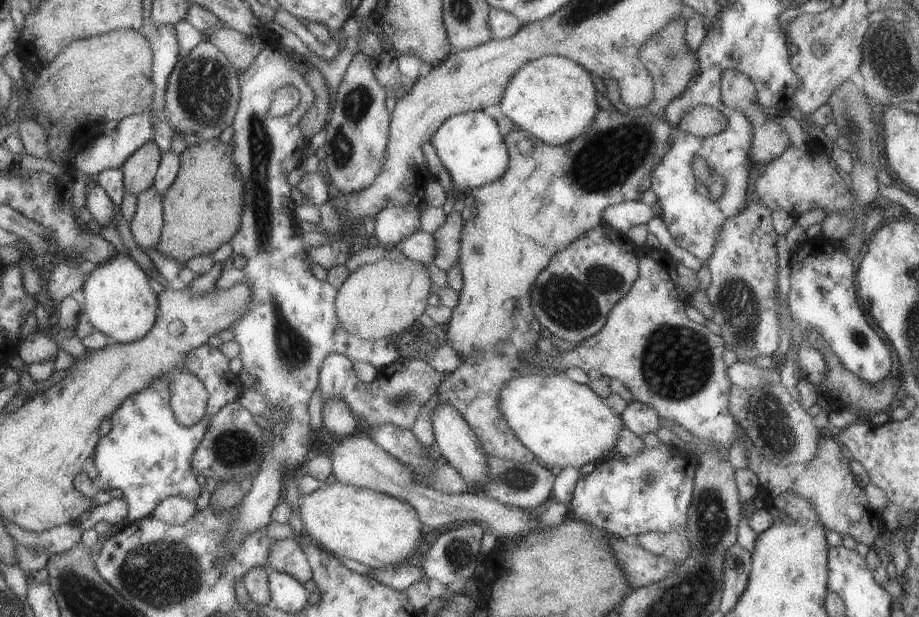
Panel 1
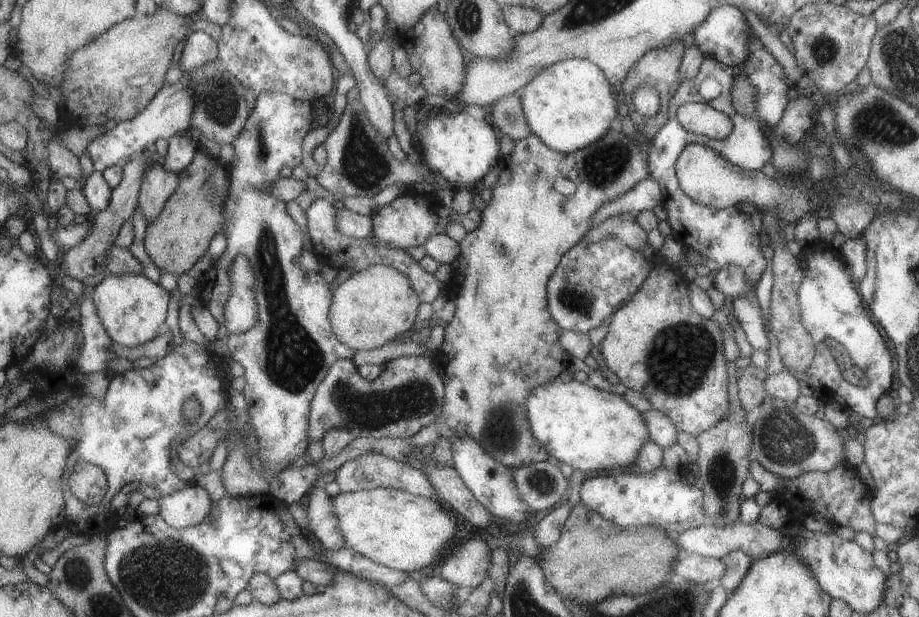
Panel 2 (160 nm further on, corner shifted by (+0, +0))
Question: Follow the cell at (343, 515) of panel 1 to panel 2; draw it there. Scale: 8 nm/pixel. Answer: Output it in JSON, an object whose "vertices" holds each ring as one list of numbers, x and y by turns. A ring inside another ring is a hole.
{"vertices":[[375,487,354,493,340,492,330,501,345,544,361,556,396,571,408,573,435,564,449,544,457,540,454,512,441,500]]}

